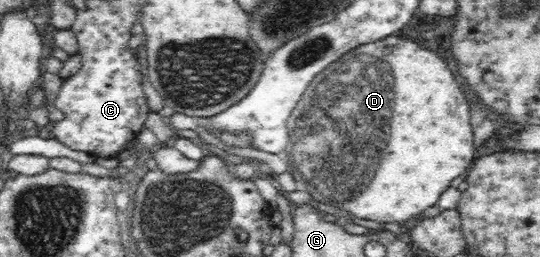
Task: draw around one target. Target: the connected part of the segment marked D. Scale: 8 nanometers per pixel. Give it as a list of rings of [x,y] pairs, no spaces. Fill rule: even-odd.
[[[398,35],[386,36],[382,40],[360,45],[359,48],[350,50],[338,61],[330,64],[320,74],[317,74],[313,82],[309,84],[308,92],[303,95],[297,107],[292,111],[287,128],[290,134],[289,144],[285,148],[289,157],[288,176],[284,178],[282,174],[276,173],[269,176],[272,176],[273,180],[282,178],[286,182],[294,182],[296,189],[304,189],[309,192],[312,200],[317,200],[318,204],[322,204],[322,208],[326,208],[325,215],[334,224],[338,224],[338,208],[346,210],[356,218],[364,218],[364,220],[376,220],[380,223],[396,222],[399,225],[406,224],[409,222],[408,220],[419,216],[426,208],[430,208],[438,202],[442,192],[450,187],[450,182],[457,176],[462,176],[468,170],[476,150],[470,104],[460,89],[460,84],[454,79],[454,74],[448,68],[447,63],[433,50],[424,49],[418,43]]]

